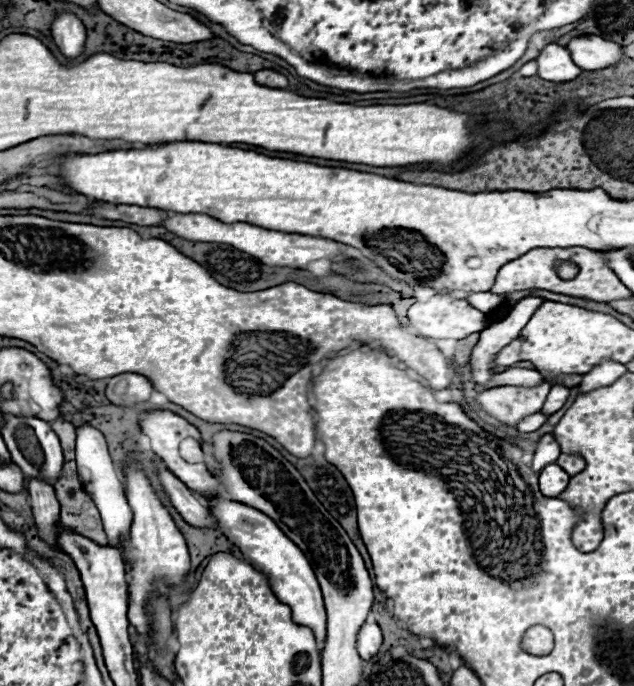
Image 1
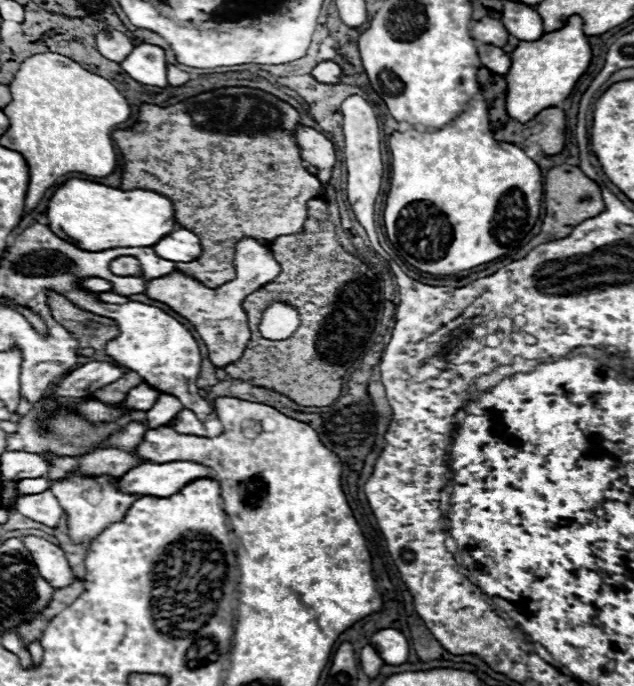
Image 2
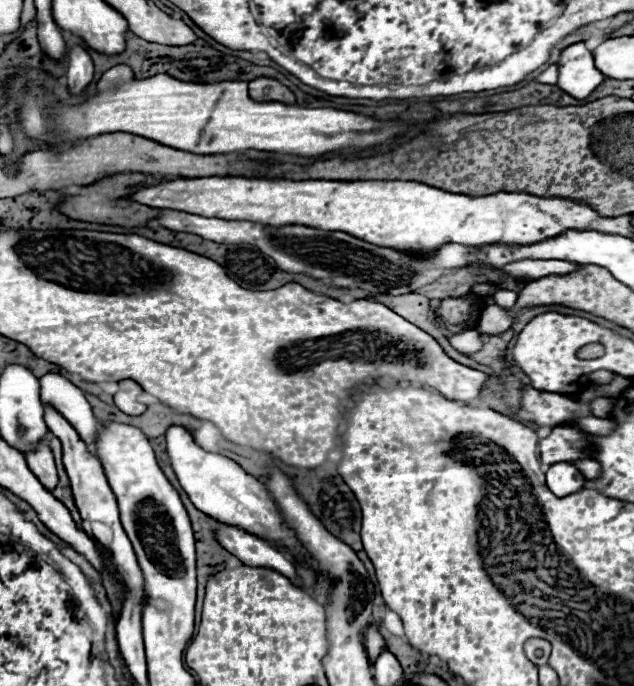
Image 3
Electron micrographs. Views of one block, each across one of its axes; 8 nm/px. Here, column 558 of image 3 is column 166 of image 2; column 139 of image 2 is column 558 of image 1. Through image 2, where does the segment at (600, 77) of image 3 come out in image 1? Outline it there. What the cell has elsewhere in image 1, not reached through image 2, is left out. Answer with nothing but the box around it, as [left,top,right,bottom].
[536,44,582,82]

